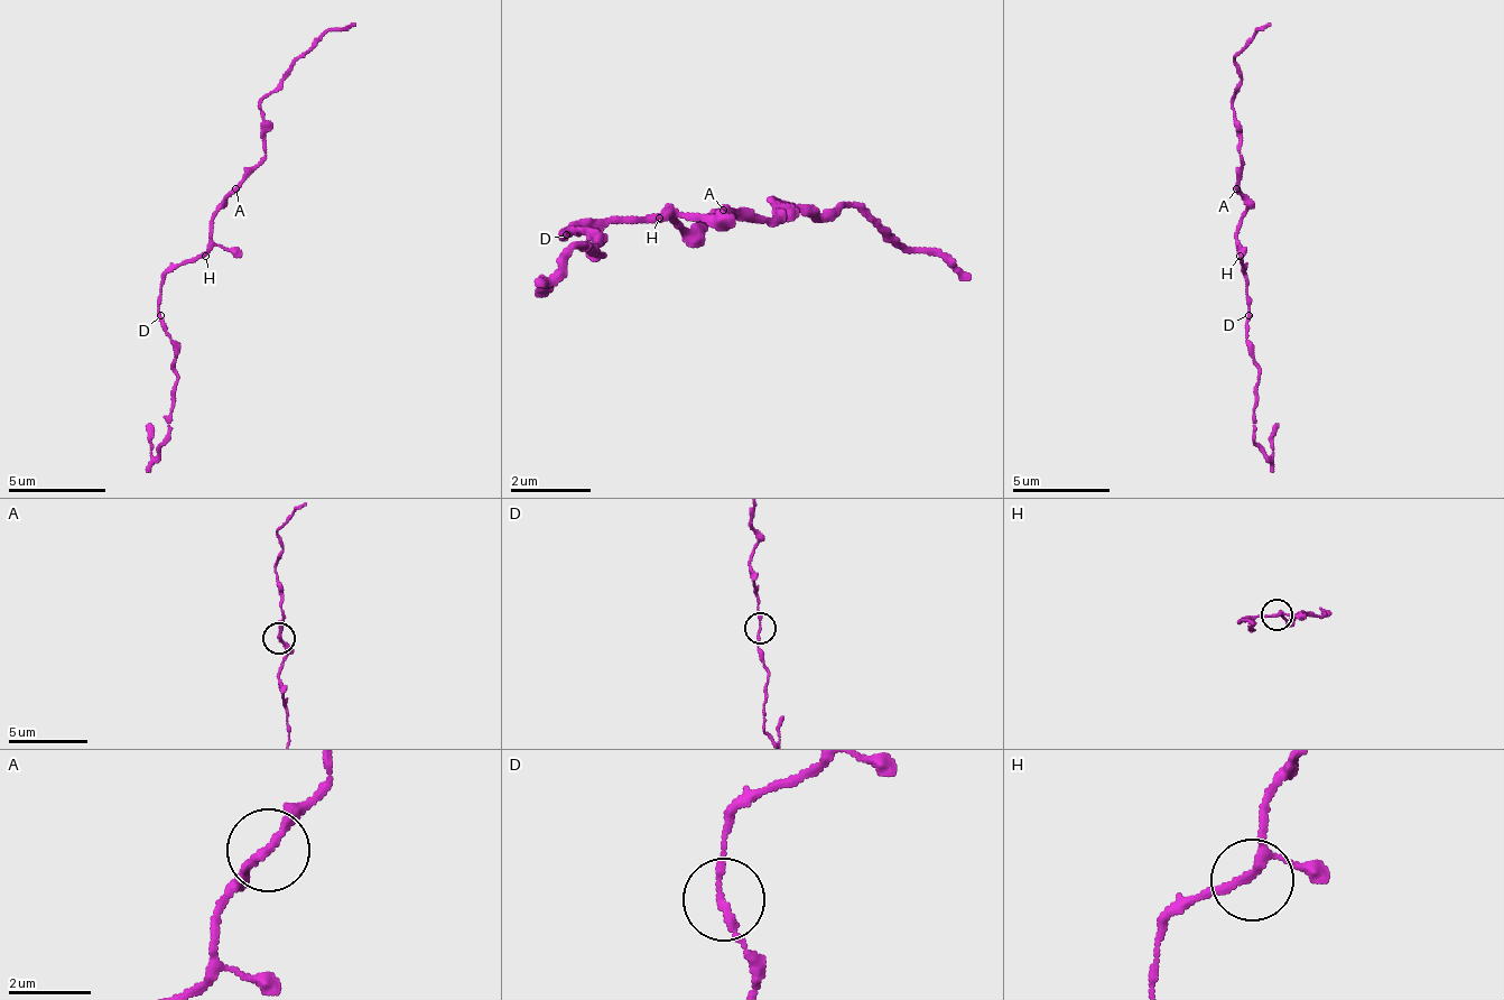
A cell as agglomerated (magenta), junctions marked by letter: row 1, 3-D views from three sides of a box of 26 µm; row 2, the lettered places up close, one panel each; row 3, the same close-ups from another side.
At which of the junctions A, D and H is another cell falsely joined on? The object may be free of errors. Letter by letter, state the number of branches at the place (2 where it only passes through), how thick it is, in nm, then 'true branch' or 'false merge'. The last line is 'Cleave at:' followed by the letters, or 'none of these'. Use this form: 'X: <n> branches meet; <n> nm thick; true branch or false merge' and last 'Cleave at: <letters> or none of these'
A: 2 branches meet; 200 nm thick; true branch
D: 2 branches meet; 150 nm thick; true branch
H: 3 branches meet; 160 nm thick; true branch
Cleave at: none of these

